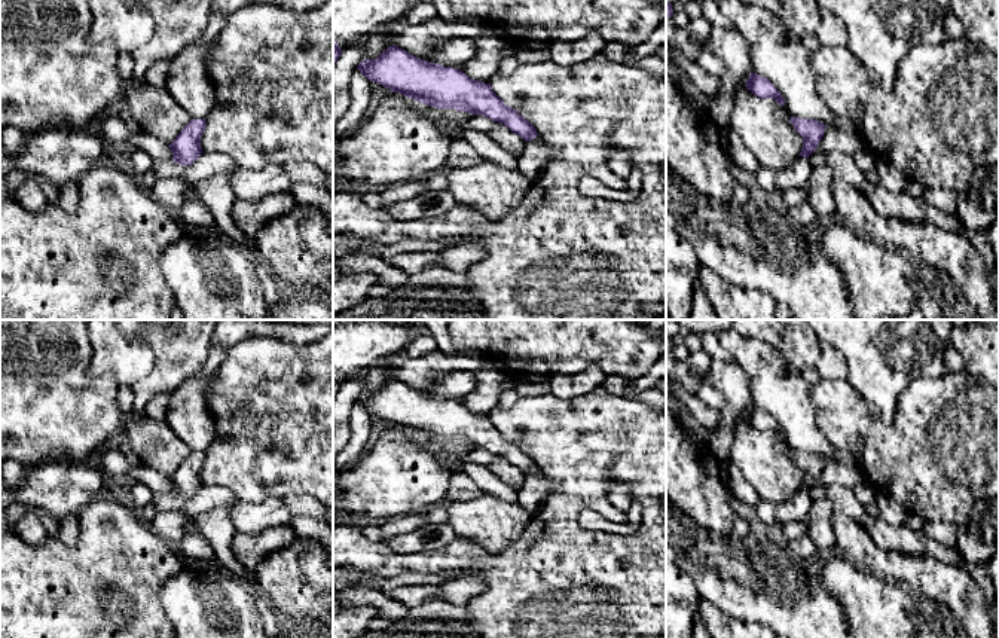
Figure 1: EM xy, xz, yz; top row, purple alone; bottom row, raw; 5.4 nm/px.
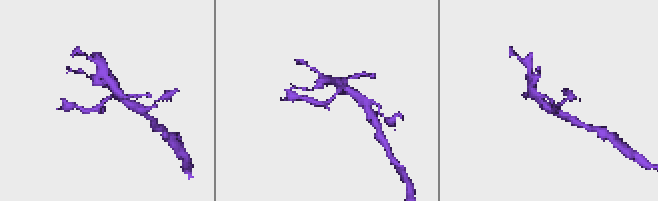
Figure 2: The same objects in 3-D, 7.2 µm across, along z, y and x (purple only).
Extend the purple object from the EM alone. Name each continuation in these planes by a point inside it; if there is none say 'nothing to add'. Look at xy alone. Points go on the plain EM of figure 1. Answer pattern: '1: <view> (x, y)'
nothing to add

